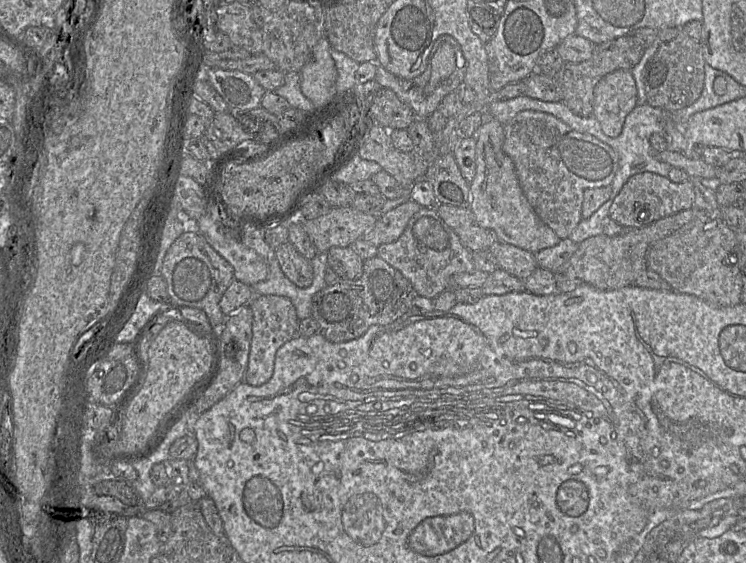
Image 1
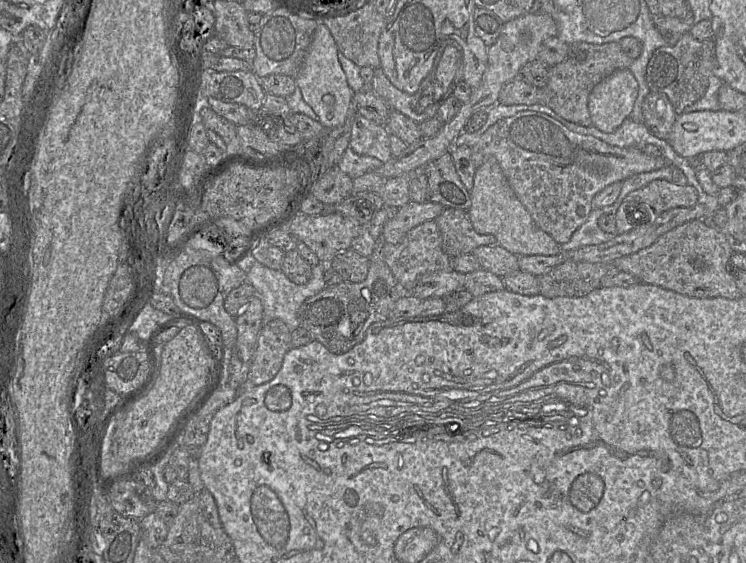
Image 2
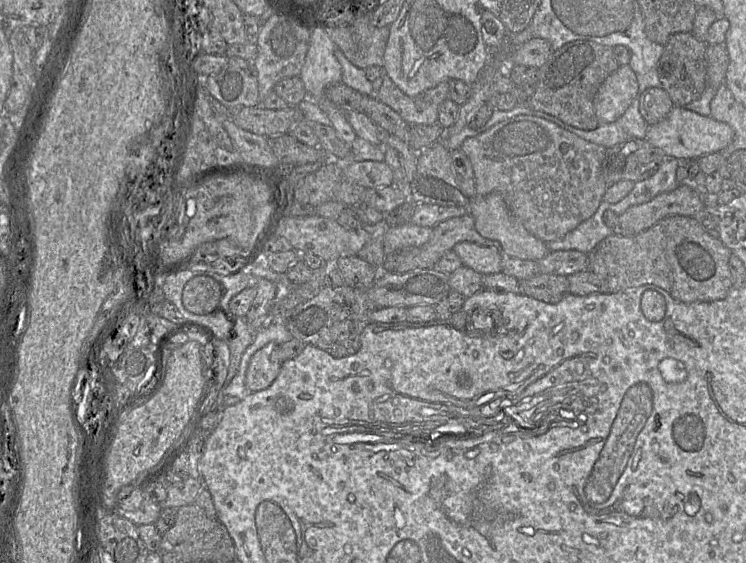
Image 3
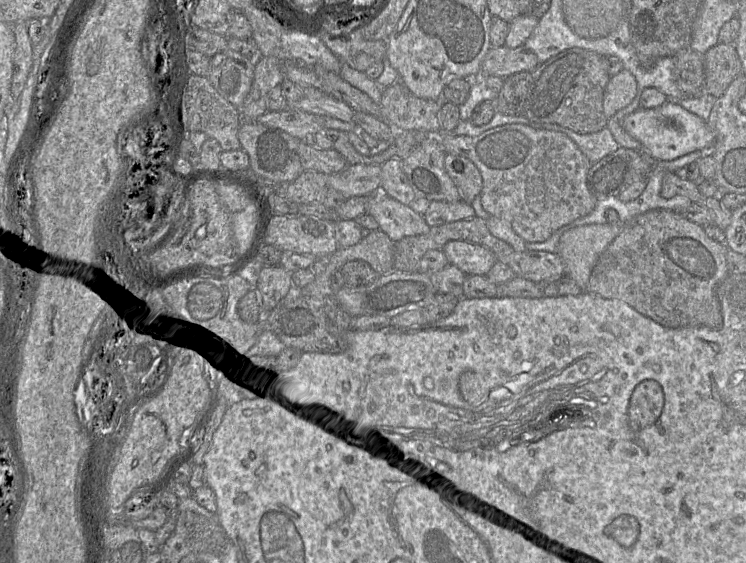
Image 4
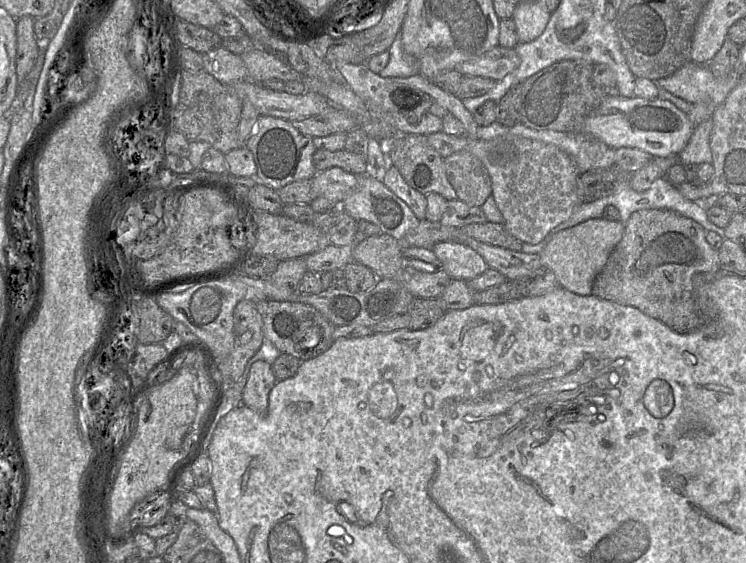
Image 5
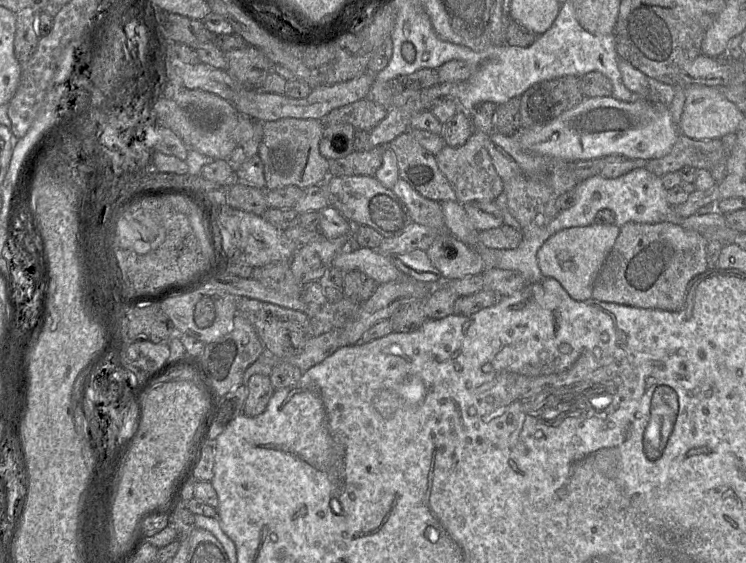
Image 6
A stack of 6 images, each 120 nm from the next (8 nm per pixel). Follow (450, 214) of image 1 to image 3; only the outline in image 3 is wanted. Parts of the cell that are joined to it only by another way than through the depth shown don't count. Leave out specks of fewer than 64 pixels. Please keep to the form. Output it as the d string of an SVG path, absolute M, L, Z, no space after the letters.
M468 213L450 218L432 228L432 235L427 243L419 247L404 248L385 254L381 272L402 274L417 269L432 269L439 259L461 242L473 242L480 246L493 247L502 251L499 242L482 237L475 229L474 219Z

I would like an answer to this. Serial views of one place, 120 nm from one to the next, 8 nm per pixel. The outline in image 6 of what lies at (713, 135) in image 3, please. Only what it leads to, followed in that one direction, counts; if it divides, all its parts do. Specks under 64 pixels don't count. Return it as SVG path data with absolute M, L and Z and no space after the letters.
M609 96L585 98L547 124L531 128L520 127L517 131L517 141L525 150L548 155L565 162L602 158L612 154L621 155L626 159L650 160L668 154L680 134L679 126L677 127L673 122L667 105L642 97L632 102L624 102Z

